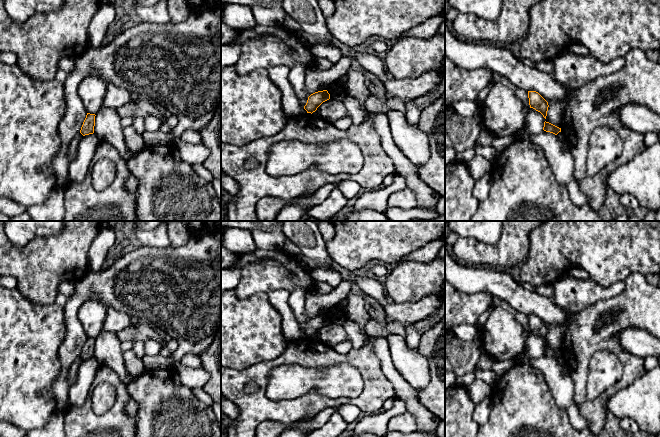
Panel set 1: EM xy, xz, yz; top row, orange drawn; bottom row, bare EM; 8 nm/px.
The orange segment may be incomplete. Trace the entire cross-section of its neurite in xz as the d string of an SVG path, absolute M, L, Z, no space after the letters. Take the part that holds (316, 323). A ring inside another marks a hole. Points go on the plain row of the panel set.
M327 314L318 315L311 318L308 321L307 327L304 330L304 333L307 337L313 337L317 334L317 332L325 325L330 323L330 318Z

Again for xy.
M87 337L86 342L81 351L80 357L85 360L94 357L95 338Z

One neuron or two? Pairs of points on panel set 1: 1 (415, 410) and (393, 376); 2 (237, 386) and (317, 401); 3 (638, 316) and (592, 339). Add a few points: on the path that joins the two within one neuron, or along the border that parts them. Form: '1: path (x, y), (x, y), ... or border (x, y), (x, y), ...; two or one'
1: path (412, 402), (400, 384); one
2: path (255, 407), (296, 408); one
3: path (621, 304), (605, 305), (591, 319), (591, 322); one

